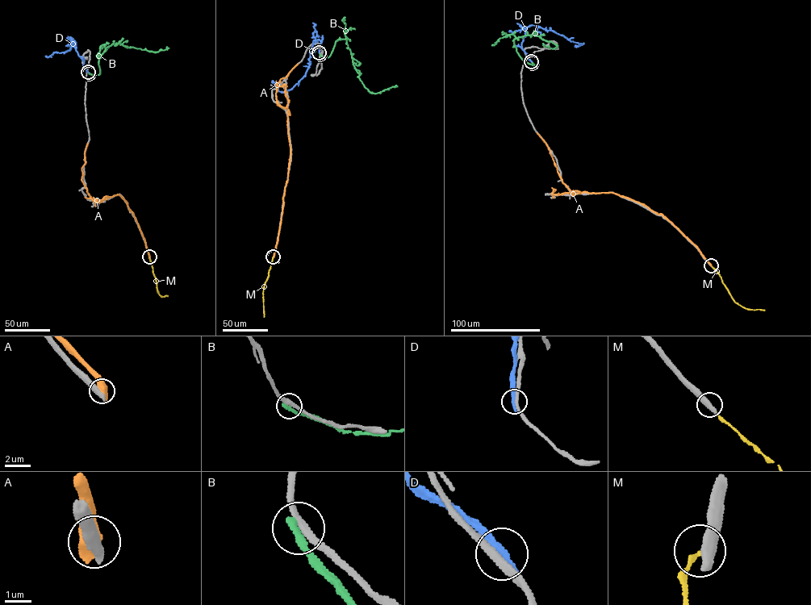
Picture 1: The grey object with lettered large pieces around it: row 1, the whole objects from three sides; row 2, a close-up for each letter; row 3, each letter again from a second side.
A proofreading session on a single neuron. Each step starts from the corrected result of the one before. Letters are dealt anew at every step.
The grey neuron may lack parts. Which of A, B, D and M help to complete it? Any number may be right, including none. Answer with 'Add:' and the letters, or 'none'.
Add: none

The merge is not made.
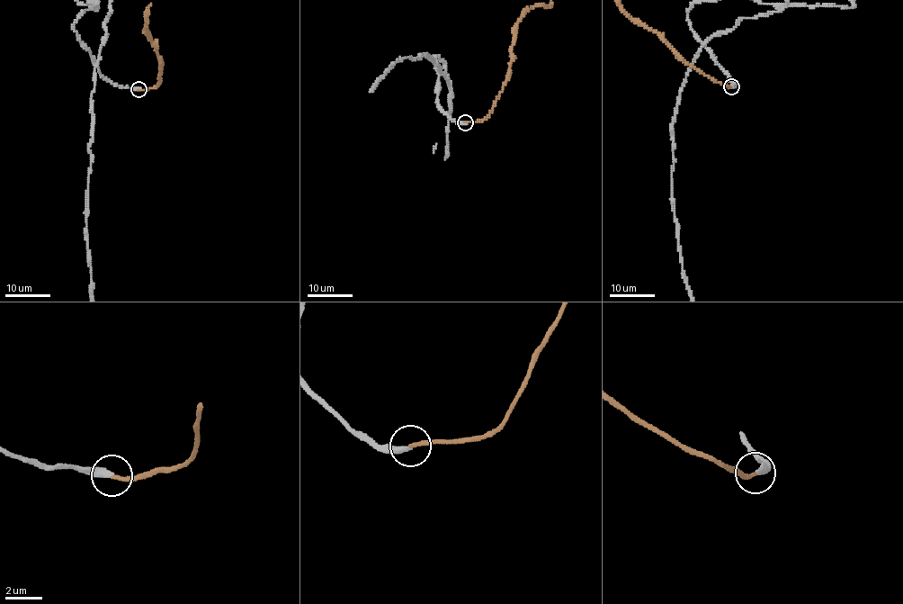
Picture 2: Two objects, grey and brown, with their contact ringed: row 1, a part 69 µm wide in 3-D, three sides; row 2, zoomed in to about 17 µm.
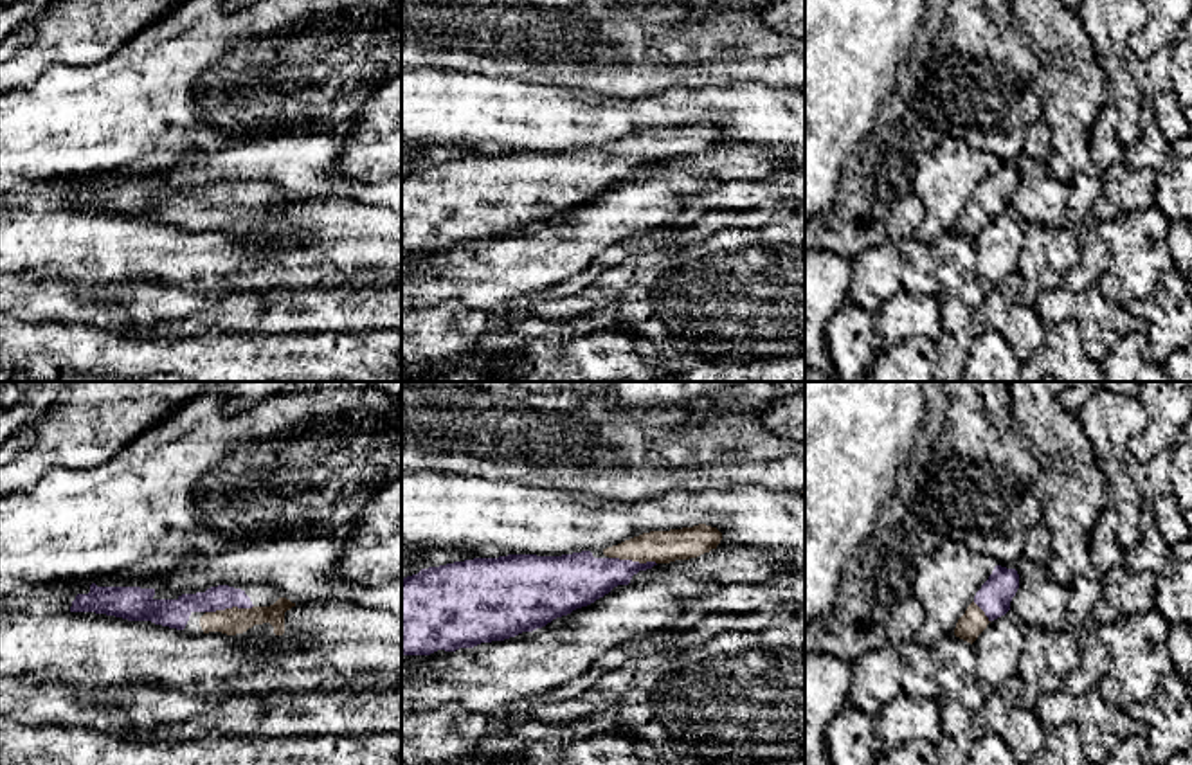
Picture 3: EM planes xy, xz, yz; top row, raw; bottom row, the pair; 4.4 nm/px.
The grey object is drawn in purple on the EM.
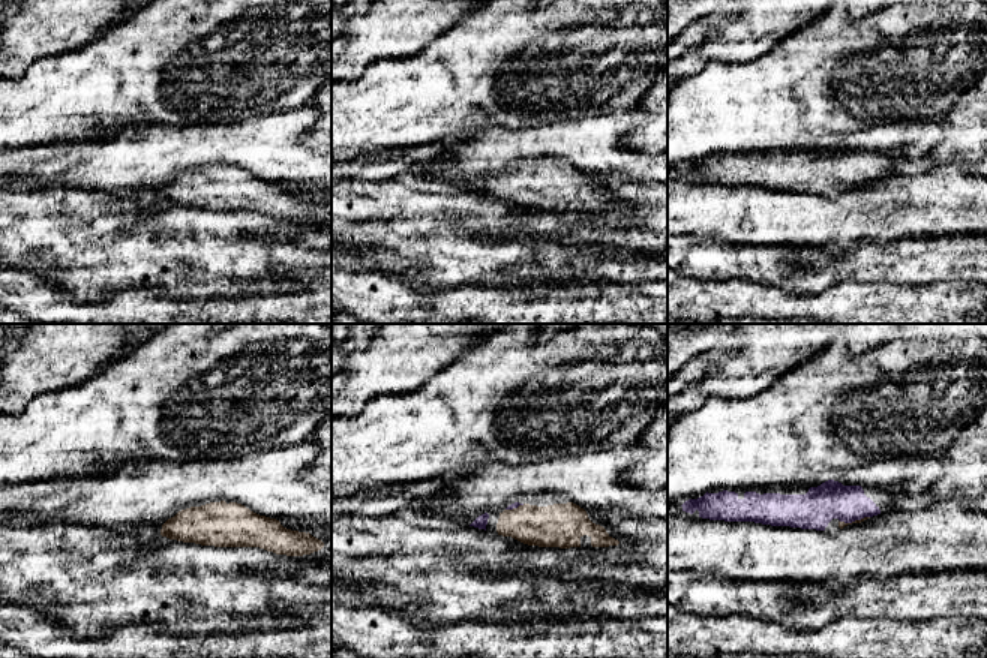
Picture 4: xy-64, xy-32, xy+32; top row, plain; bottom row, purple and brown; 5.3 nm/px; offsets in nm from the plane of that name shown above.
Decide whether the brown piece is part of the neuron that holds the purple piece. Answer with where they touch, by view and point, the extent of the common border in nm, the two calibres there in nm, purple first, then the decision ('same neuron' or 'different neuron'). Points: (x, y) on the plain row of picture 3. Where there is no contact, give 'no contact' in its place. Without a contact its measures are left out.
contact xy (229, 204); length 220 nm; calibres 130 and 120 nm; same neuron

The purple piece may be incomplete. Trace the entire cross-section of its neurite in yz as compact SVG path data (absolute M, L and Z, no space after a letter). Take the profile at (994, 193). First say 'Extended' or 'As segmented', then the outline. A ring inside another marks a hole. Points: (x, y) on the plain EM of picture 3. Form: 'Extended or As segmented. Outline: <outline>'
Extended. Outline: M996 162L989 176L976 189L974 198L958 216L954 232L972 241L990 218L1010 207L1010 198L1017 185L1017 167Z

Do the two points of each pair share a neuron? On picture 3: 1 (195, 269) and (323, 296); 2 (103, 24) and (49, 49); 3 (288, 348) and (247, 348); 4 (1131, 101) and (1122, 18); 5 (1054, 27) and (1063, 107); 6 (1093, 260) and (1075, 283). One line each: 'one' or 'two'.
1: two
2: one
3: one
4: one
5: one
6: one

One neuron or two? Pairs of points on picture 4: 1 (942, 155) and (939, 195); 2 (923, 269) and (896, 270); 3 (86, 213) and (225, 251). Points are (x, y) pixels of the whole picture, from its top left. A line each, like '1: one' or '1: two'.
1: two
2: one
3: two

